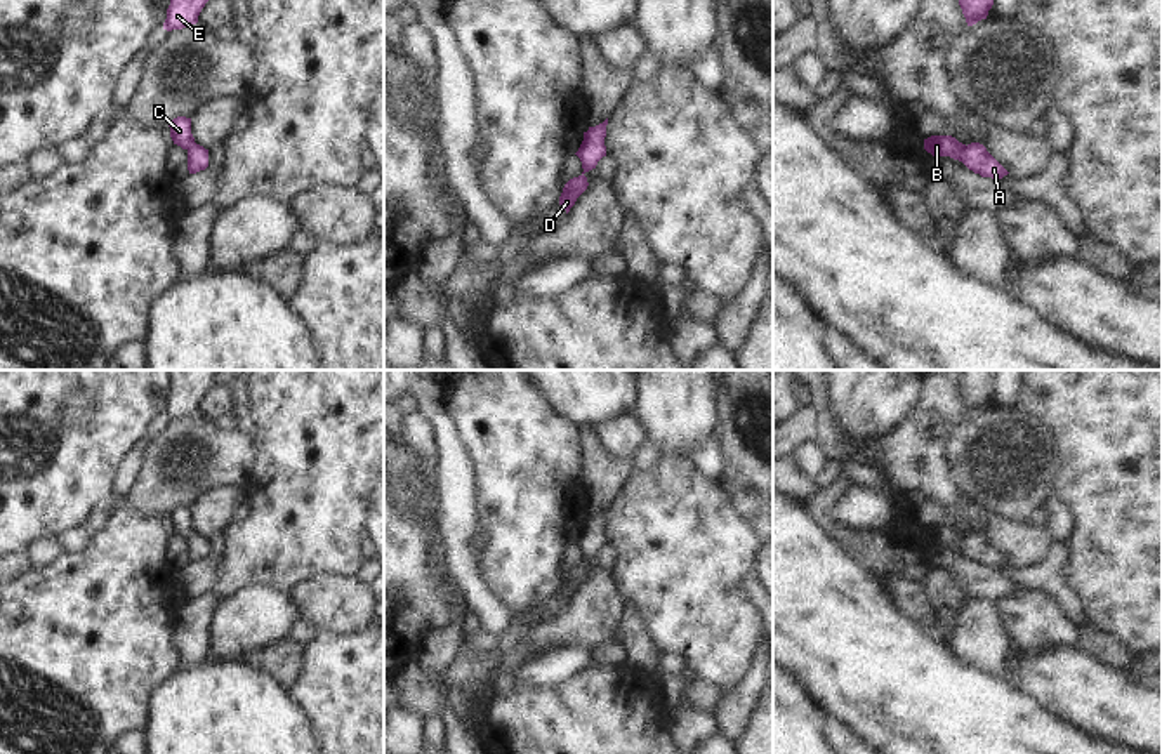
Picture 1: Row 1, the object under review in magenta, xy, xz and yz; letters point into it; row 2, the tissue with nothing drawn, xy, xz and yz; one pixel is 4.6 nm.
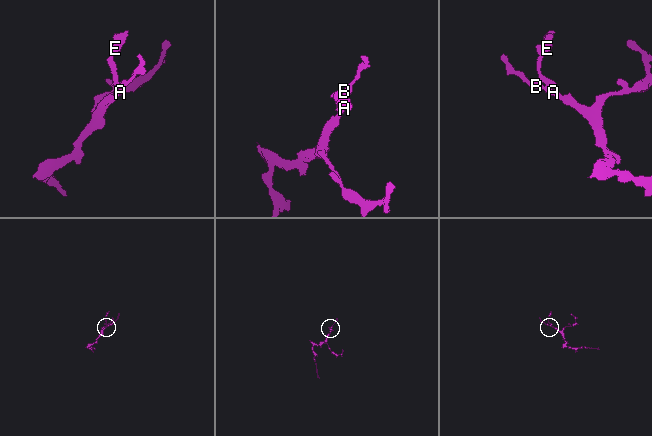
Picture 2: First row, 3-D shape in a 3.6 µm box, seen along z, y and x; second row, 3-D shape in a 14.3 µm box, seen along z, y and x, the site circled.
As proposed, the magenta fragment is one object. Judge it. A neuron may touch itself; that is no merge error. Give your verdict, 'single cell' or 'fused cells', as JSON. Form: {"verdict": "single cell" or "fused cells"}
{"verdict": "single cell"}

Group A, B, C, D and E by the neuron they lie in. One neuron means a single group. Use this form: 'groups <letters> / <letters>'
groups A B C D E

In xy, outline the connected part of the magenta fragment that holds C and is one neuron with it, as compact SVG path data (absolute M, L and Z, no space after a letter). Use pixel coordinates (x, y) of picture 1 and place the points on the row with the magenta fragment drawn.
M177 116L170 122L170 137L174 144L188 151L188 170L196 174L208 167L208 149L195 142L191 134L191 118Z

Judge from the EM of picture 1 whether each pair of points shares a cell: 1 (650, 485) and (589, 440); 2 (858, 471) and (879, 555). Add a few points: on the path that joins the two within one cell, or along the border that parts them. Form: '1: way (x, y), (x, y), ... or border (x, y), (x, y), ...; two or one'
1: border (633, 473), (607, 506); two
2: border (843, 476), (850, 483); two

